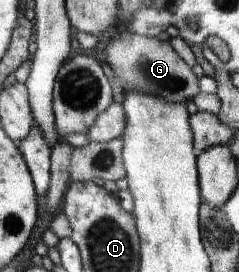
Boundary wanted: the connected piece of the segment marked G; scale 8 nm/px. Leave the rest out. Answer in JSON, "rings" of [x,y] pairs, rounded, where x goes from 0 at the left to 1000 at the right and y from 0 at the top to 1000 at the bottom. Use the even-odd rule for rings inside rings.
{"rings":[[[515,107],[498,136],[444,173],[439,224],[464,246],[481,287],[506,309],[515,342],[649,342],[707,379],[782,382],[833,346],[824,283],[799,246],[715,180],[707,151],[665,151],[657,136],[536,118]]]}

